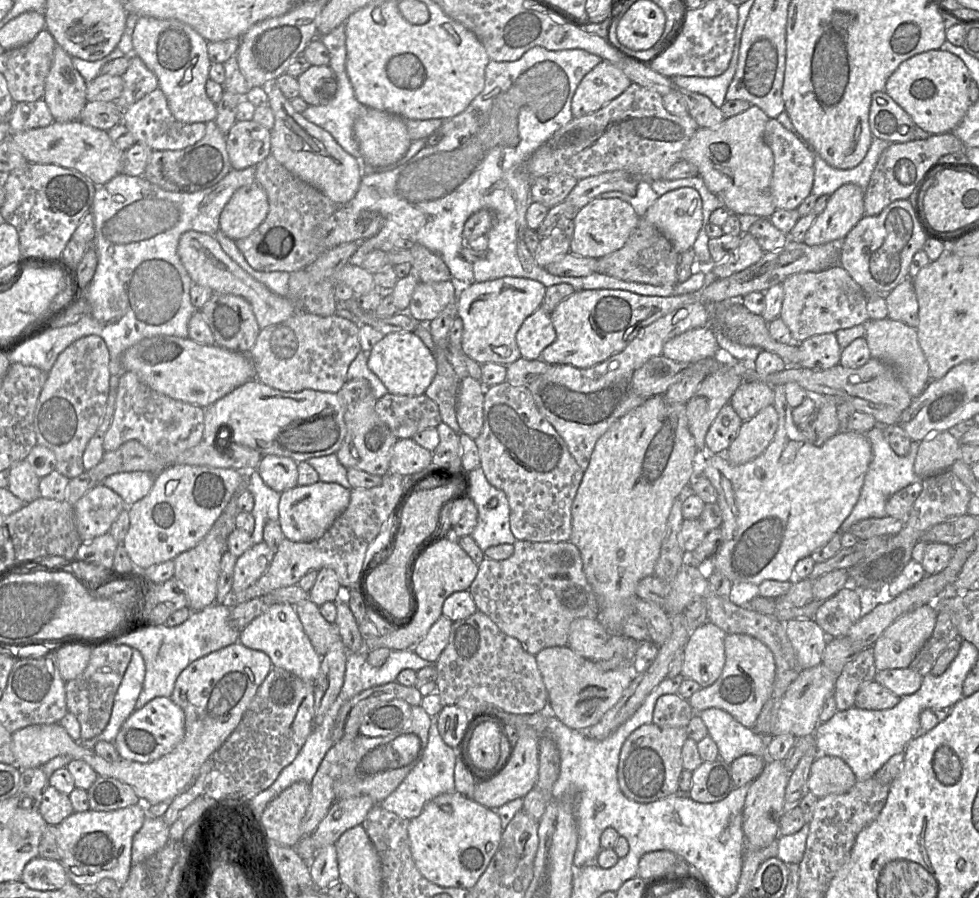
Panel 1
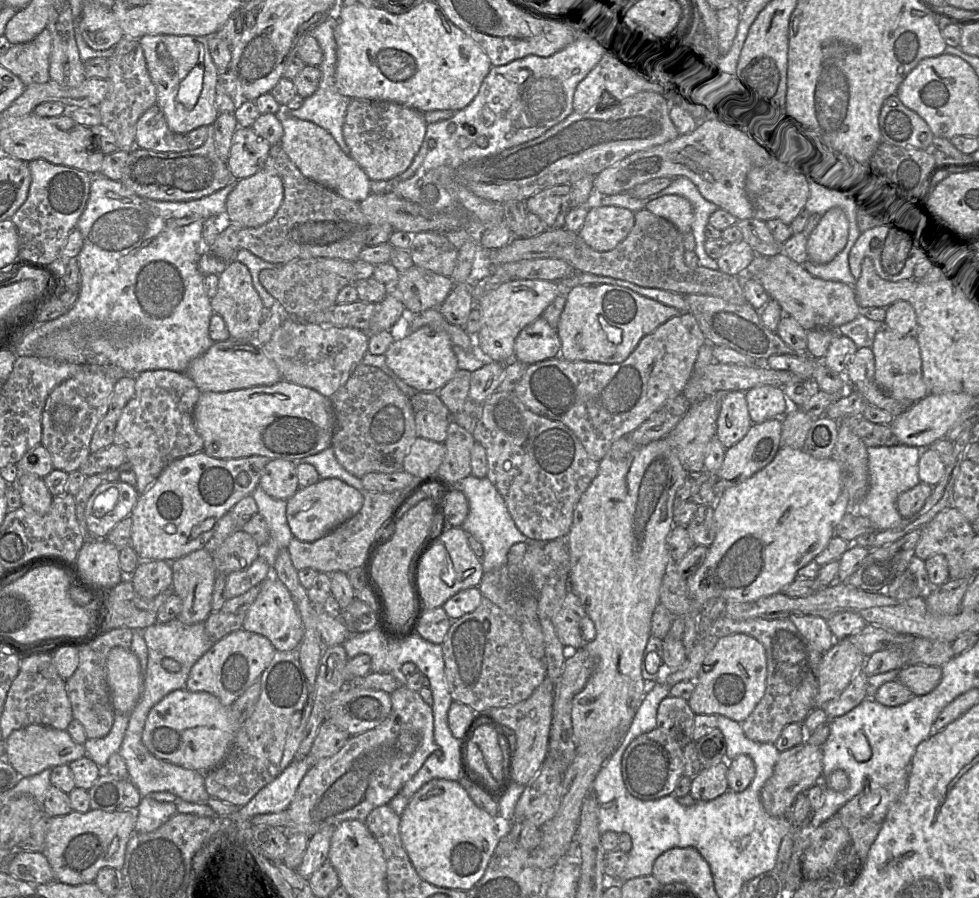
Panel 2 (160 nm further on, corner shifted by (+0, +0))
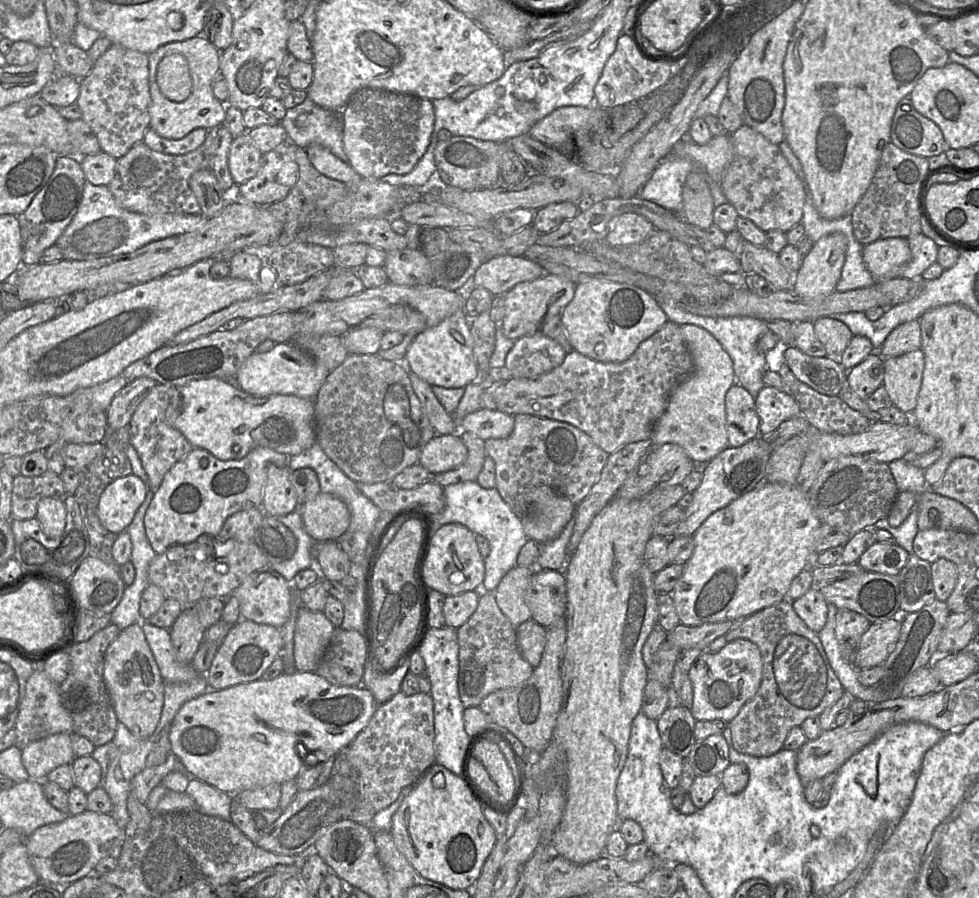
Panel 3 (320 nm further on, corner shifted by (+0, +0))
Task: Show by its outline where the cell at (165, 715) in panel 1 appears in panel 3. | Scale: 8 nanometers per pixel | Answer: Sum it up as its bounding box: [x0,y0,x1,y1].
[169,672,378,794]

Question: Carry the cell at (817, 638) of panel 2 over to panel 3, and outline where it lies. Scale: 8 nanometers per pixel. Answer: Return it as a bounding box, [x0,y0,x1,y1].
[792,588,828,634]

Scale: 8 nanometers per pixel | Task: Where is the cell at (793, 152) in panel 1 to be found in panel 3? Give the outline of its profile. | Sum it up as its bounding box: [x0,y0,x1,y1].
[721,125,806,233]

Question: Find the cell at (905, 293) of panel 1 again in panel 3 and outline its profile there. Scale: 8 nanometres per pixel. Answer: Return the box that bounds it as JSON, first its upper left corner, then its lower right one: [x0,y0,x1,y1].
[877,320,921,358]

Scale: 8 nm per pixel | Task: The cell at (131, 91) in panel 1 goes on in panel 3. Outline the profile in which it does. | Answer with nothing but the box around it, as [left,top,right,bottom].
[76,44,150,159]

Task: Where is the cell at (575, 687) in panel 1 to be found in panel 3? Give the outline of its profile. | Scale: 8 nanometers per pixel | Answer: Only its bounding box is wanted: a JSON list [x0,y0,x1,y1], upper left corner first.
[552,484,687,864]

